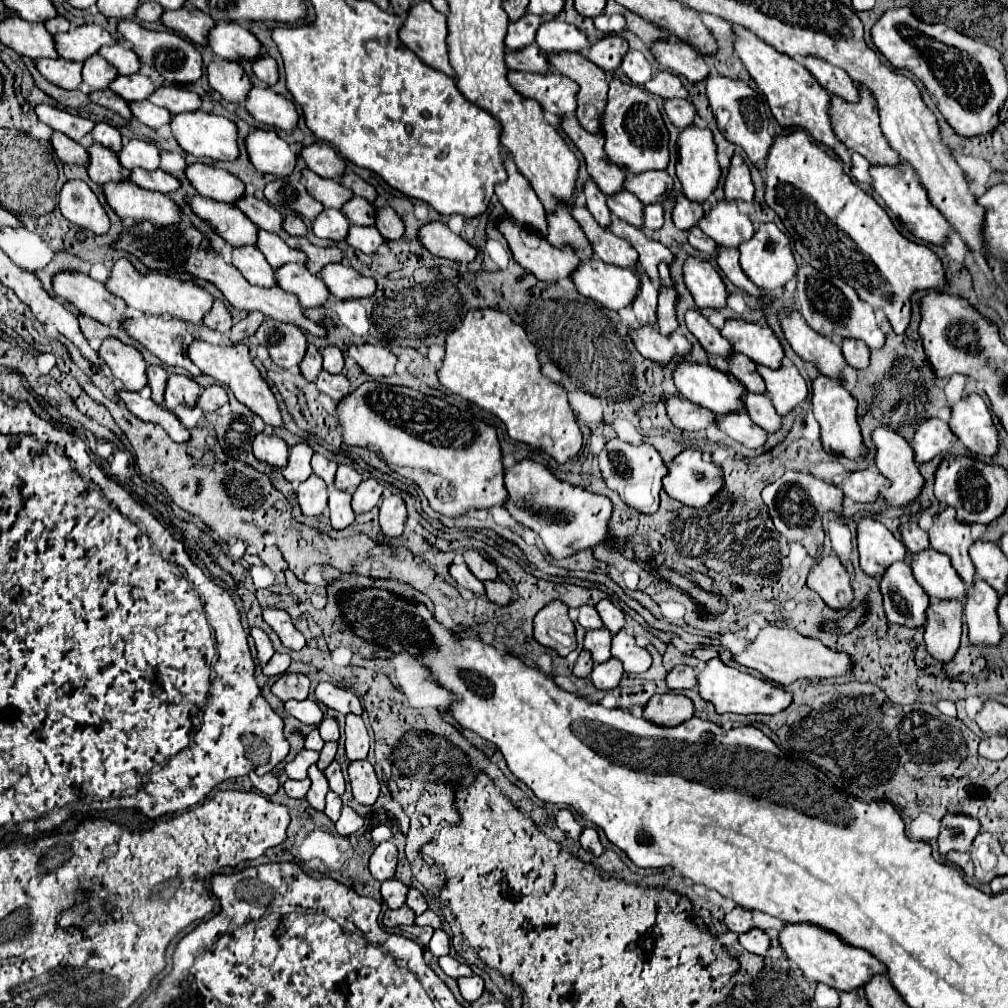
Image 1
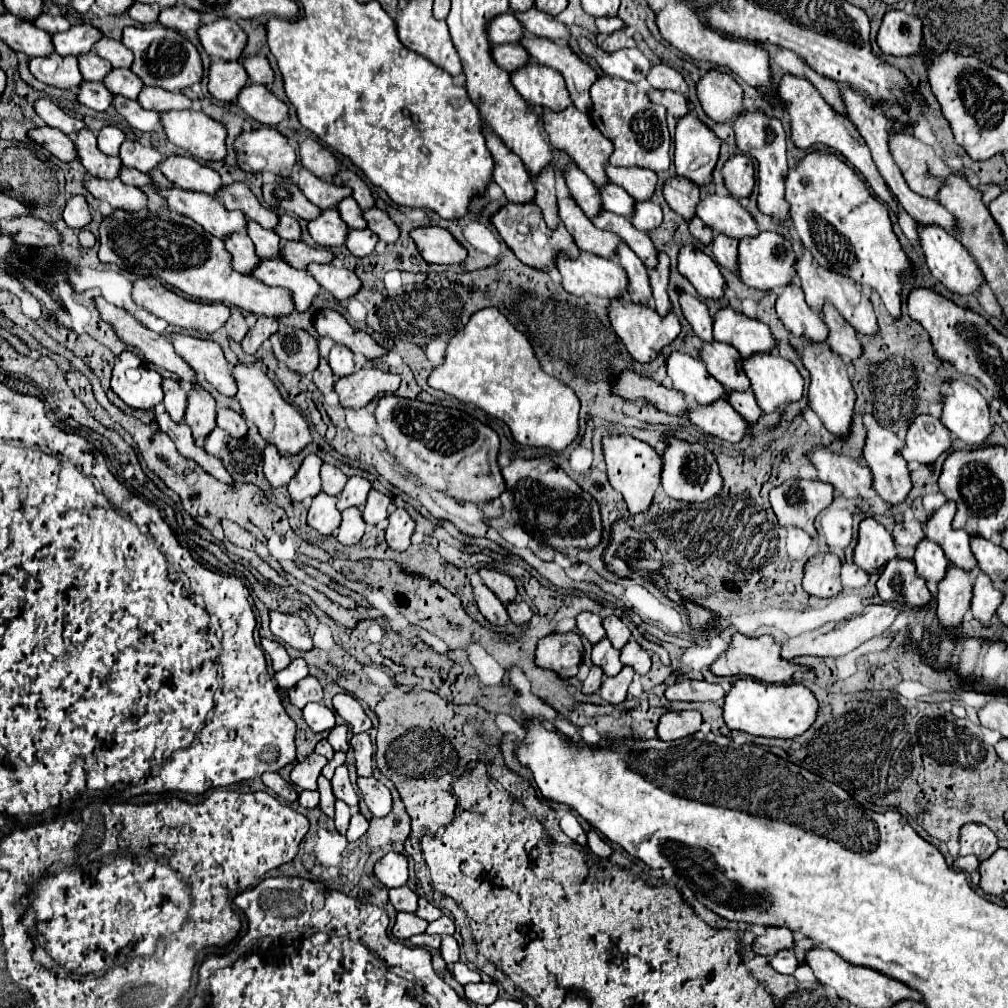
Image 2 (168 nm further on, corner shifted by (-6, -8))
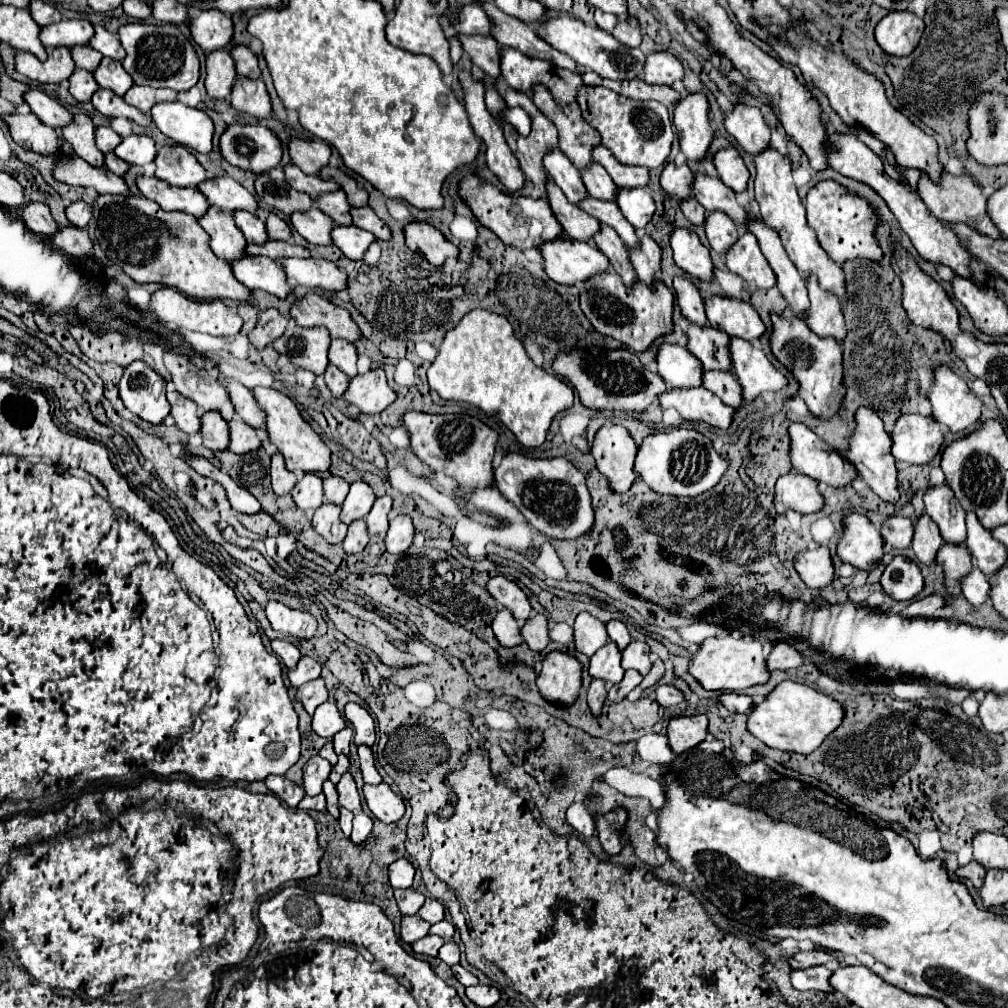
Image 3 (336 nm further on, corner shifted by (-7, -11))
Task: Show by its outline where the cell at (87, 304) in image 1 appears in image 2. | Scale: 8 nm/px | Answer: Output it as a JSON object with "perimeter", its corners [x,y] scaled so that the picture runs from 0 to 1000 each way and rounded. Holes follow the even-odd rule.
{"perimeter":[[[94,296],[94,300],[100,315],[114,325],[122,339],[138,345],[150,361],[176,371],[178,379],[188,379],[191,385],[197,385],[195,371],[189,369],[189,363],[172,347],[172,341],[164,333],[144,325],[128,310],[104,300],[102,296]]]}

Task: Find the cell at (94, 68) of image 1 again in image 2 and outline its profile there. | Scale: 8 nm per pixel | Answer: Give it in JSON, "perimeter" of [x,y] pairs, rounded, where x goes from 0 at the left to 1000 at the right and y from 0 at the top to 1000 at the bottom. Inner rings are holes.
{"perimeter":[[[92,50],[80,54],[76,60],[78,60],[78,69],[80,69],[84,79],[96,79],[96,81],[100,81],[102,75],[110,69],[110,63],[106,63],[106,60],[96,56]]]}

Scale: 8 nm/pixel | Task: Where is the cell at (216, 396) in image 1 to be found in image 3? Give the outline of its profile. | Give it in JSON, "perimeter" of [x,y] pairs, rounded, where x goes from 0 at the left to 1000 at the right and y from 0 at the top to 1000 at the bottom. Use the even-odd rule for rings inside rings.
{"perimeter":[[[230,416],[226,418],[228,424],[228,441],[226,445],[240,451],[246,447],[254,447],[258,443],[258,436],[254,432],[254,428],[250,424],[246,424],[246,420],[238,418],[238,416]]]}

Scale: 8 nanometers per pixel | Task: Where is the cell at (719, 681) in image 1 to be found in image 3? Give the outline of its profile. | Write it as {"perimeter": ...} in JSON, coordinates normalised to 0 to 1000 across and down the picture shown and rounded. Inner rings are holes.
{"perimeter":[[[778,676],[772,682],[768,682],[768,686],[764,686],[758,691],[758,695],[746,699],[740,721],[750,733],[754,733],[766,743],[806,747],[817,735],[817,731],[833,719],[835,711],[837,711],[837,703],[831,695],[815,689],[813,686],[802,680]]]}

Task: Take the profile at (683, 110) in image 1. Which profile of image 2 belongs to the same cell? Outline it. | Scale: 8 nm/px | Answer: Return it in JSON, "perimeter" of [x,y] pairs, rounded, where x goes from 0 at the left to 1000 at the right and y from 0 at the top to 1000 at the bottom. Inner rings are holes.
{"perimeter":[[[644,87],[642,95],[646,101],[650,103],[658,103],[662,107],[662,111],[670,117],[676,117],[682,113],[682,97],[674,91],[666,91],[666,89],[652,89],[652,87]]]}

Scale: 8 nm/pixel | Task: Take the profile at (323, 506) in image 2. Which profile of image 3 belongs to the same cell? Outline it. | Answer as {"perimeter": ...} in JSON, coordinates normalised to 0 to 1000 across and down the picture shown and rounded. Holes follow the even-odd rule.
{"perimeter":[[[319,499],[312,513],[310,513],[310,523],[313,529],[317,529],[325,539],[339,539],[343,533],[343,519],[337,517],[337,503],[329,499]]]}

